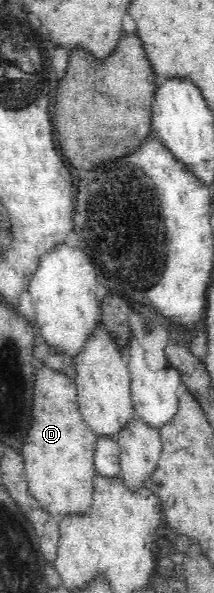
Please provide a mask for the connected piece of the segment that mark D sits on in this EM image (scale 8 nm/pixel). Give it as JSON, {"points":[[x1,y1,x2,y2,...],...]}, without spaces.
{"points":[[39,367,34,374,37,381,34,385,32,423,20,449,29,493,47,511,47,515,57,520,63,515,85,515,90,510,94,494,95,434,83,421,75,381,47,367]]}

